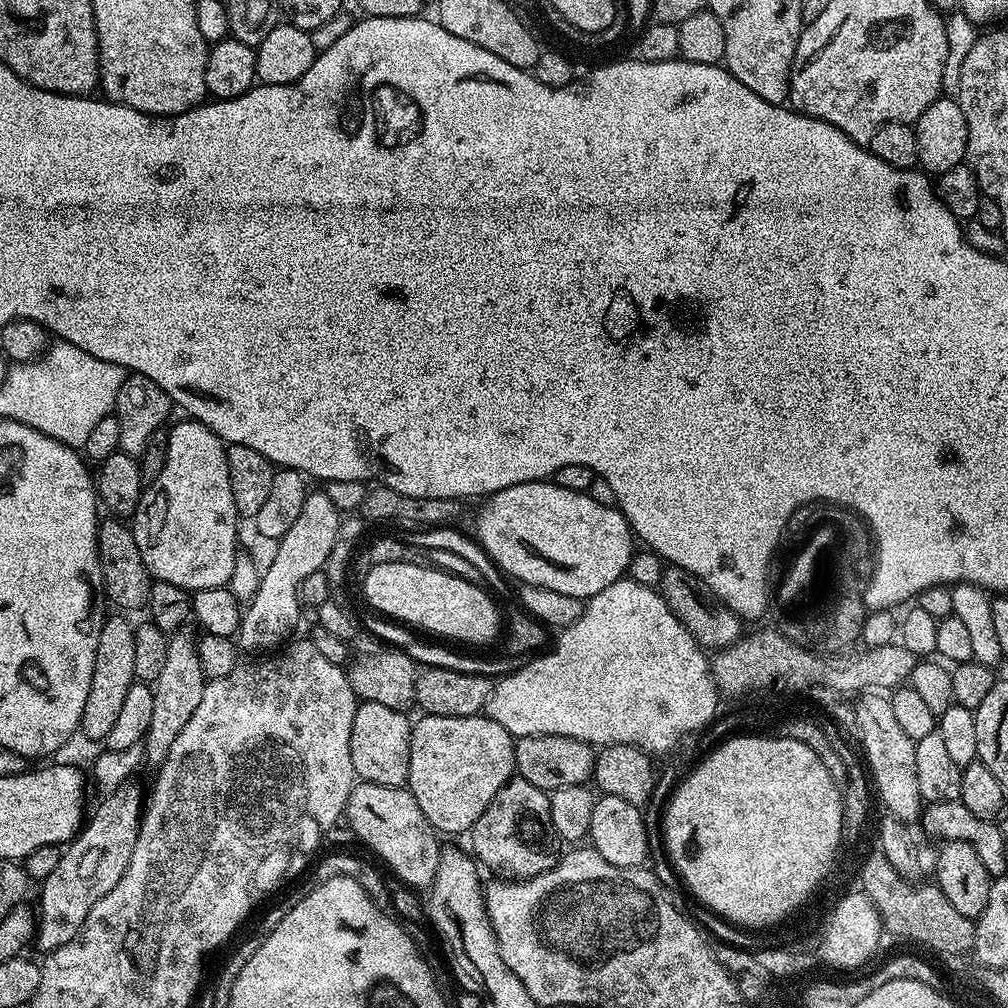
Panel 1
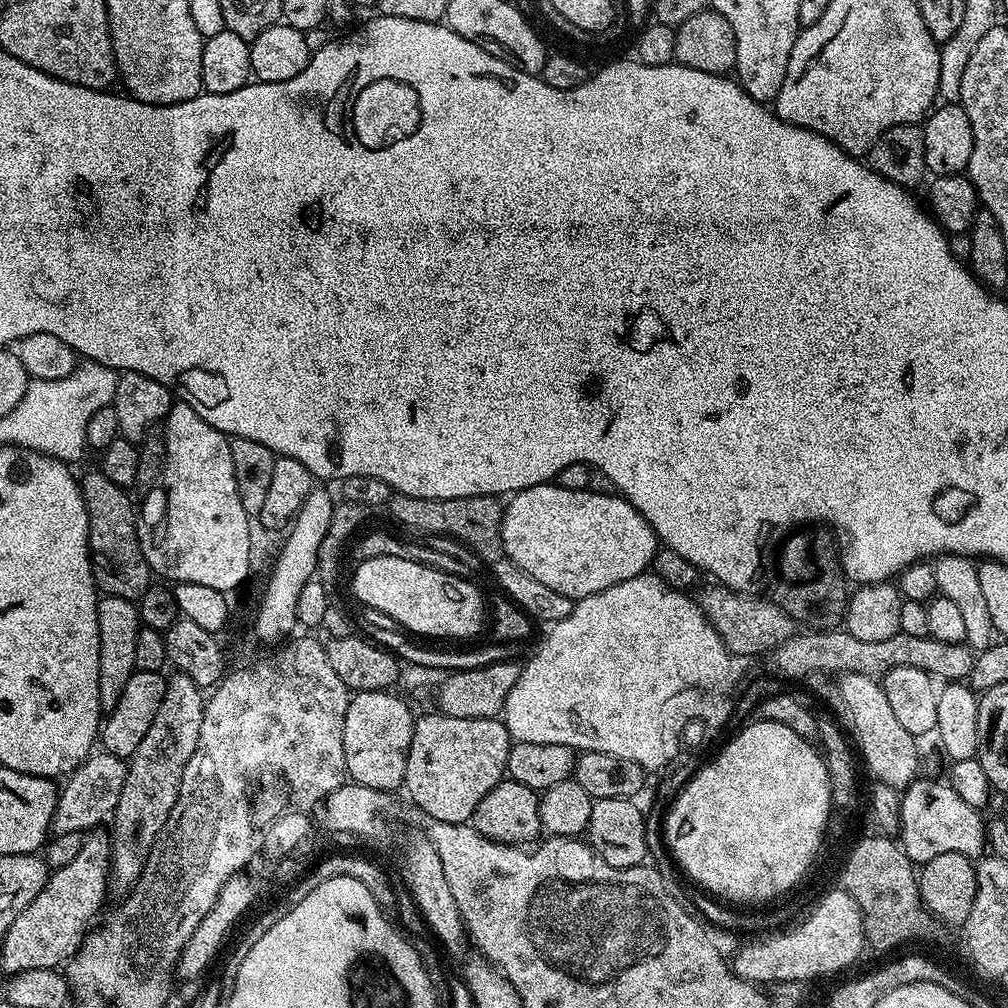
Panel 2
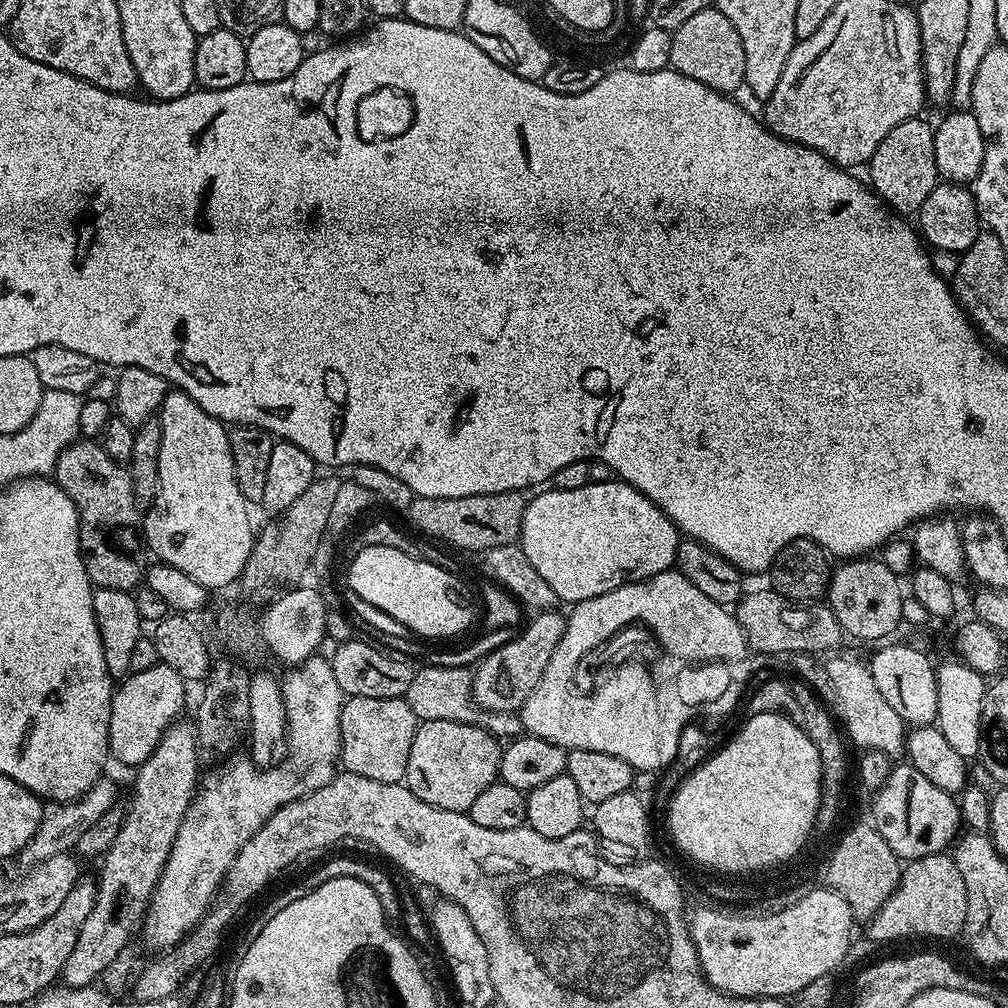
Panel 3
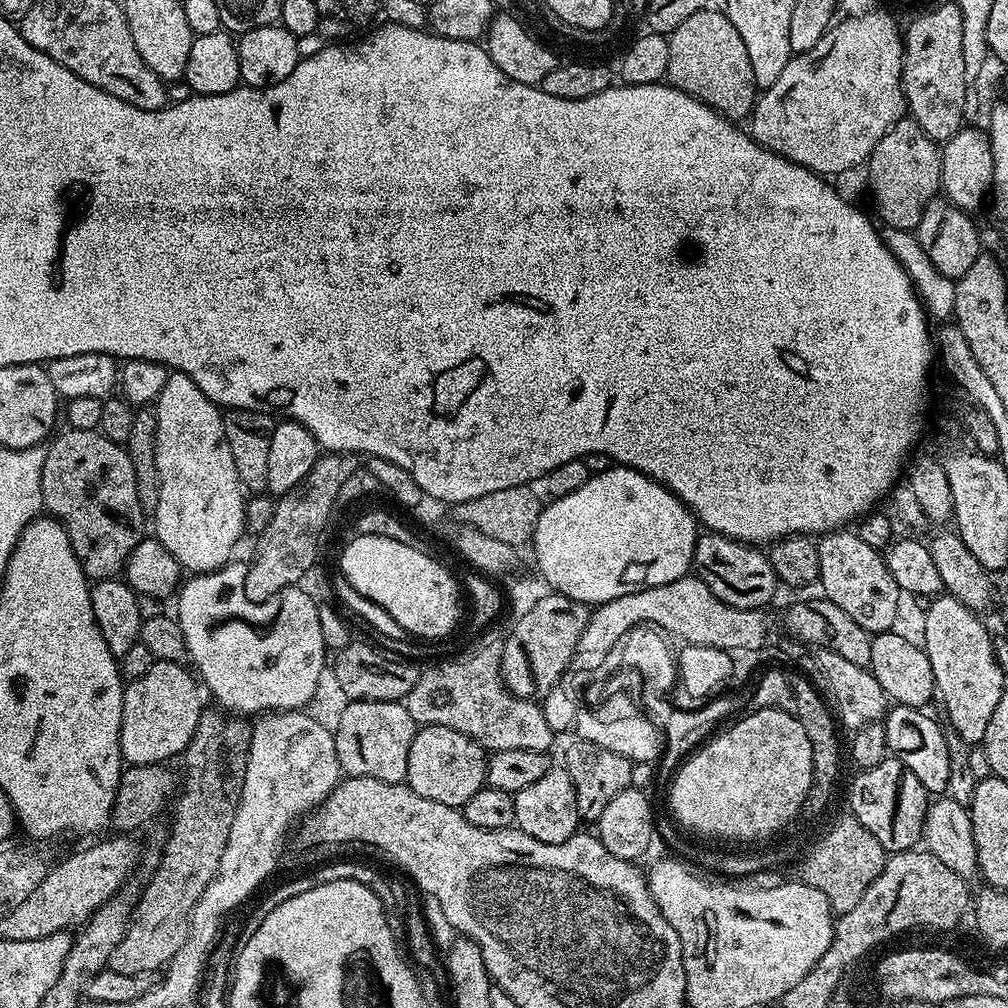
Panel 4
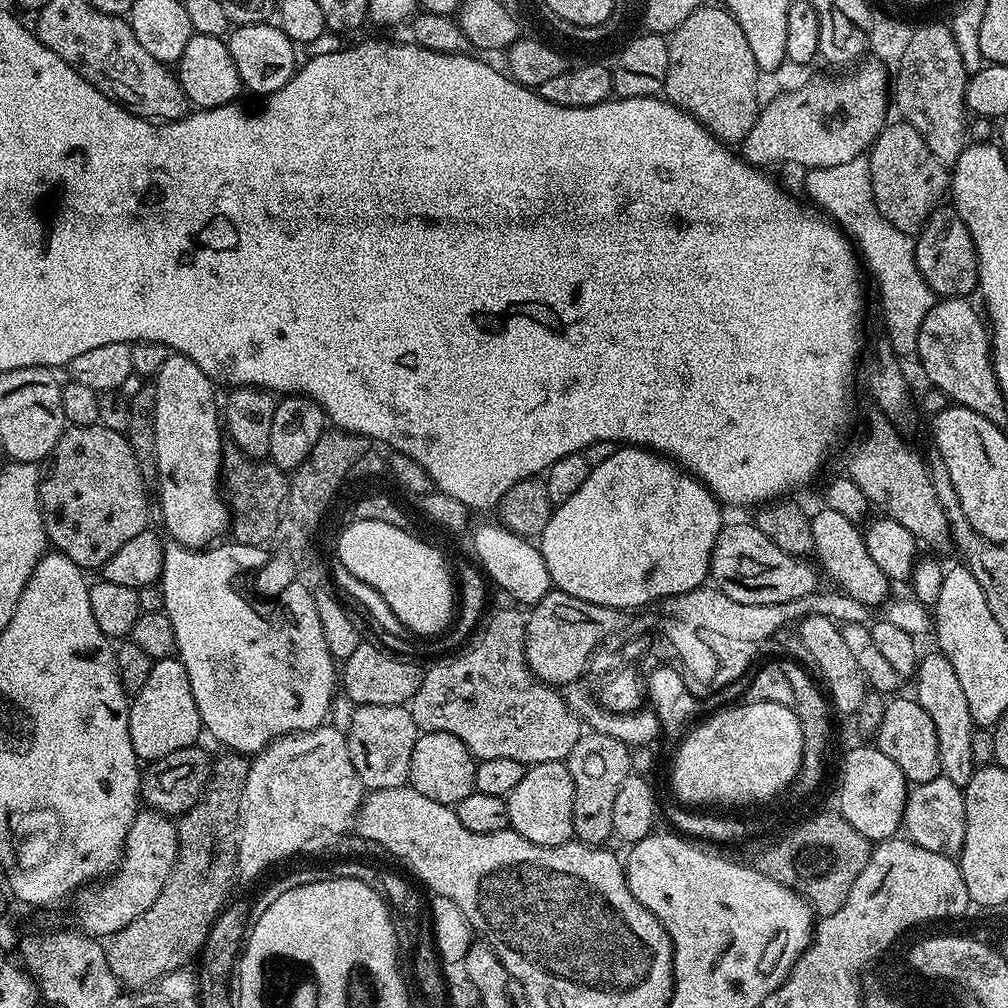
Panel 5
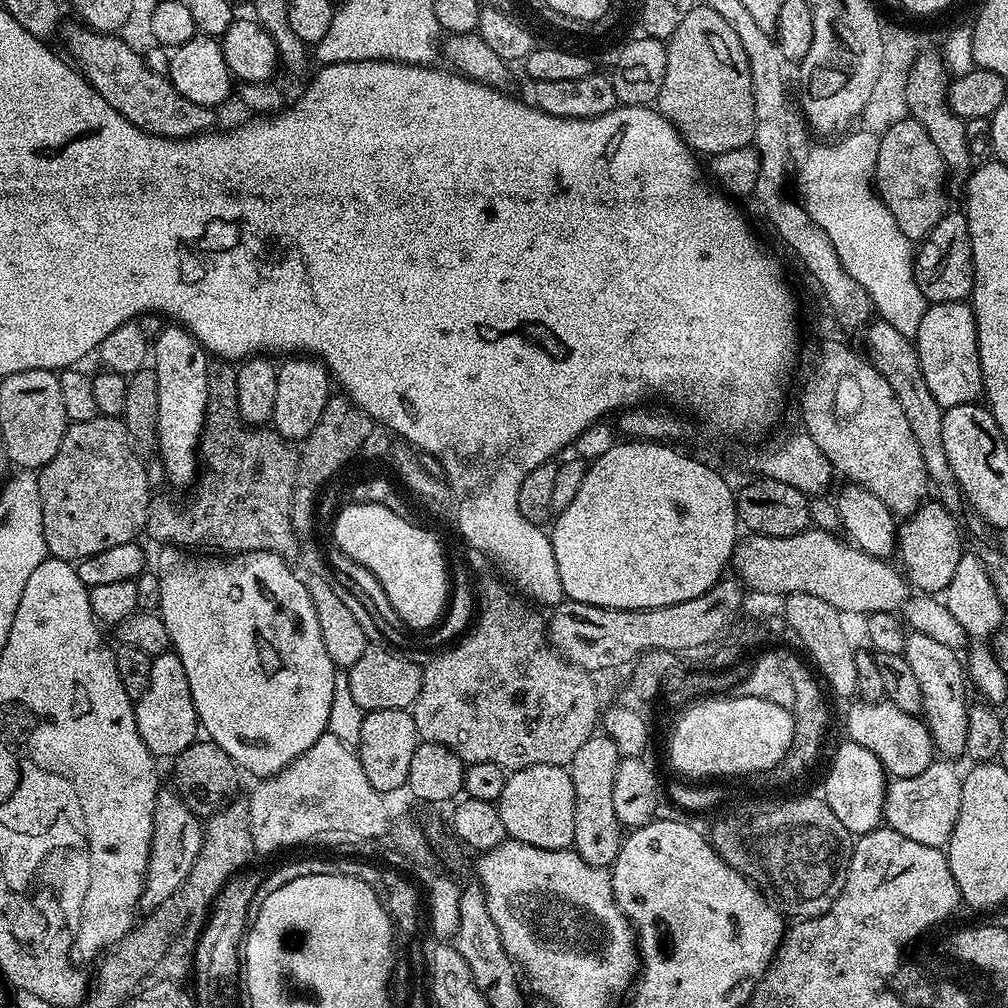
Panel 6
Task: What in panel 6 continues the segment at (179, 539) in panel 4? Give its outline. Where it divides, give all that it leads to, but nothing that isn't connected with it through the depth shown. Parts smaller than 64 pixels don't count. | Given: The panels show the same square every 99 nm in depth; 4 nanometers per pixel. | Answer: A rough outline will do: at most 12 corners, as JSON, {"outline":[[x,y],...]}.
{"outline":[[191,332],[156,336],[156,442],[176,488],[198,476],[209,353]]}

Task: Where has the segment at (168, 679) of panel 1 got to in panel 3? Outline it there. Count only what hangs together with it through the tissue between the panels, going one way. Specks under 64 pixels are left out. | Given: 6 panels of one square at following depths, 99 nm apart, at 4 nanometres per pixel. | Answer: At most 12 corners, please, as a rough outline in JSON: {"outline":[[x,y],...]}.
{"outline":[[168,725],[135,769],[94,910],[62,980],[129,947],[198,791],[196,731]]}

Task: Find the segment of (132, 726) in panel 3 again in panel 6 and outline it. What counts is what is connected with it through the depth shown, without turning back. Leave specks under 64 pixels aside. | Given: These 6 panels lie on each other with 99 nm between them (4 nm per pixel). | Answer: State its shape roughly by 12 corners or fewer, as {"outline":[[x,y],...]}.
{"outline":[[169,650],[152,657],[135,701],[138,734],[153,756],[196,743],[186,670]]}

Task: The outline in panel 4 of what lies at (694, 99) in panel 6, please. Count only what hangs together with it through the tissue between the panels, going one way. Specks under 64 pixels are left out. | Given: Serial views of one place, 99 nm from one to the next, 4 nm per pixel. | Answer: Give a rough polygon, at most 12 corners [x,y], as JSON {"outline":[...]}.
{"outline":[[724,12],[667,33],[667,83],[733,122],[758,95]]}

